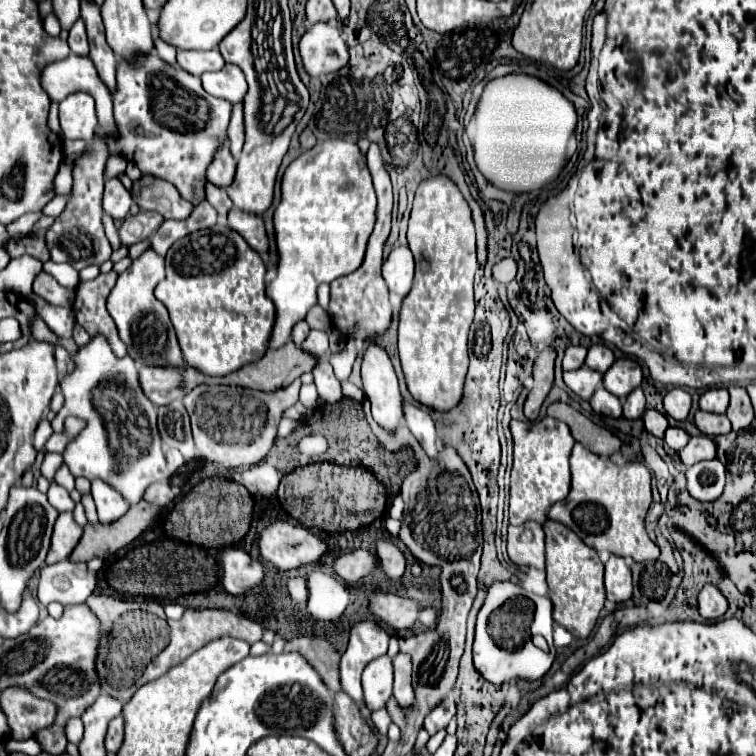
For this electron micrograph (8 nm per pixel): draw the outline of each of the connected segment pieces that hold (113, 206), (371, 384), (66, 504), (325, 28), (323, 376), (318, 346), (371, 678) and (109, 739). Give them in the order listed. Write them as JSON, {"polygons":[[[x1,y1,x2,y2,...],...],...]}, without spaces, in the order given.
{"polygons":[[[118,177,108,179,104,187,104,211,112,219,124,219,130,211,130,205,132,205,132,195,122,185,122,181]],[[368,341,362,353,362,383,376,423,384,429,396,429,404,419,398,379,388,353,374,341]],[[54,481,50,483,50,491,48,491,48,501,50,505,58,511,58,513,68,513,74,509,74,501,70,499,70,495,66,493,66,489,62,489,60,485,56,485]],[[316,23,302,35,300,55,312,77,338,71,348,63,348,47,340,31,328,23]],[[322,363,318,365,312,373,314,373,314,383,318,387,318,393,328,401,328,403,336,403,342,399,342,391,340,391,340,383,336,377,328,375,330,365]],[[310,331,308,339,302,343,302,349,316,357,322,357,328,351,328,335,324,331]],[[388,655,368,663,362,673,362,687,364,701,372,711,382,709,386,705,392,695,392,659]],[[116,717,112,719,110,727,108,727,108,735,106,735,106,749,110,753,118,753,120,743,124,741,124,717]]]}

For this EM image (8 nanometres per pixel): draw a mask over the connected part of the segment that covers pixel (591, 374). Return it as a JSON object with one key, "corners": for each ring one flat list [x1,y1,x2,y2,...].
{"corners":[[580,367,576,371,566,371,564,373,564,383,580,397,580,399,590,399,594,391,602,385,602,373,592,371,590,367]]}

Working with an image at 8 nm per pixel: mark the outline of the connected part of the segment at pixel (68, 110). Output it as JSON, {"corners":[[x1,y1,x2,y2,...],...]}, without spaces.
{"corners":[[88,93,68,95,68,99,60,103,60,127,64,139,84,139,86,143,90,143,98,127,92,95]]}

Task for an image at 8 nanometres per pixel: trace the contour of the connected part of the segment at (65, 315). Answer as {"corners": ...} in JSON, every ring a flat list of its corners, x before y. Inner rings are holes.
{"corners":[[32,297,34,301,34,307,36,313,44,319,44,323,58,335,58,337,72,337,72,331,74,331,74,315,70,309,62,309,62,307,54,307,54,305,48,305,44,301,44,307,40,303,38,297]]}

